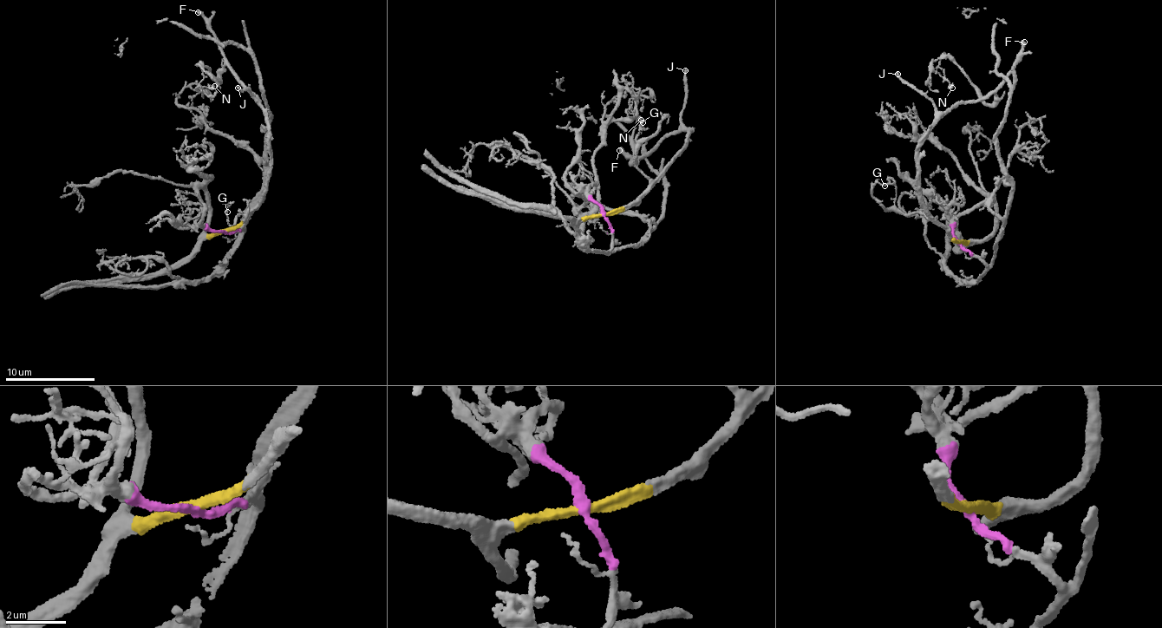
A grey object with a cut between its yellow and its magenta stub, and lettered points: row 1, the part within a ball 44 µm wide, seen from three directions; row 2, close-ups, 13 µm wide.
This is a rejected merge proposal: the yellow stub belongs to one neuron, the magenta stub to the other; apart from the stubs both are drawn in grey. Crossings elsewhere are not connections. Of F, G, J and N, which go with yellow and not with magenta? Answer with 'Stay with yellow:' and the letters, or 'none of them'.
Stay with yellow: F, G, J, N

